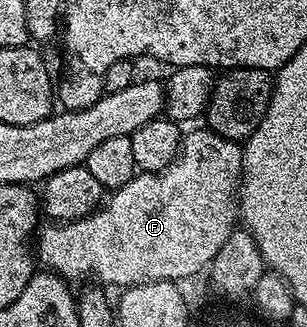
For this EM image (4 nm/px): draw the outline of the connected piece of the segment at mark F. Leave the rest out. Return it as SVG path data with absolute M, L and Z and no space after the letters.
M206 126L195 128L191 133L182 137L179 145L179 155L175 157L168 168L160 172L139 172L132 180L125 182L125 186L114 189L106 197L104 203L100 204L95 211L90 212L88 216L80 220L68 220L66 222L51 222L48 223L48 228L44 227L38 233L39 245L34 245L33 252L39 260L44 269L55 273L57 276L62 276L67 282L79 280L82 276L87 276L92 272L96 276L98 283L103 286L112 284L116 290L124 288L131 288L135 284L144 284L145 282L157 282L158 280L170 280L172 282L184 282L190 276L195 276L199 271L206 269L213 262L213 258L217 254L217 250L221 250L221 246L225 246L225 238L229 238L231 232L236 231L237 228L237 201L239 198L239 186L243 179L243 149L236 141L229 138L221 138L221 134L212 132Z

